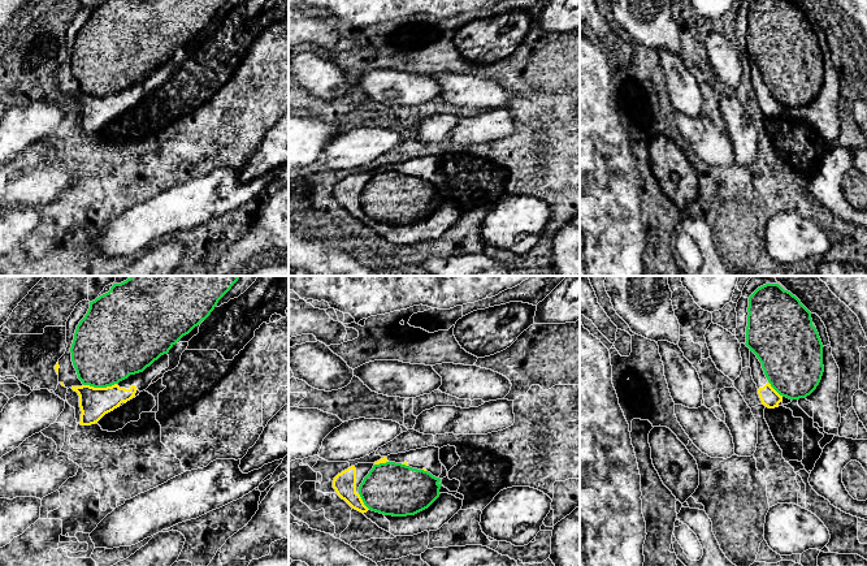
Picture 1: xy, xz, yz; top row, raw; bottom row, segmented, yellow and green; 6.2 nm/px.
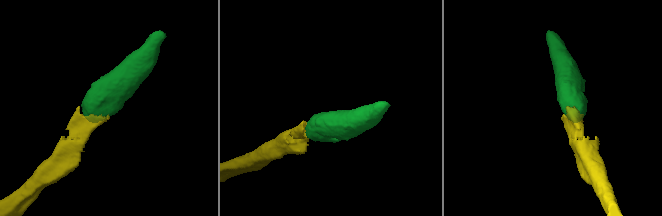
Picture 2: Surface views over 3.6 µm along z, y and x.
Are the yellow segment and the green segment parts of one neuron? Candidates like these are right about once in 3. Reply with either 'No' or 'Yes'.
Yes

